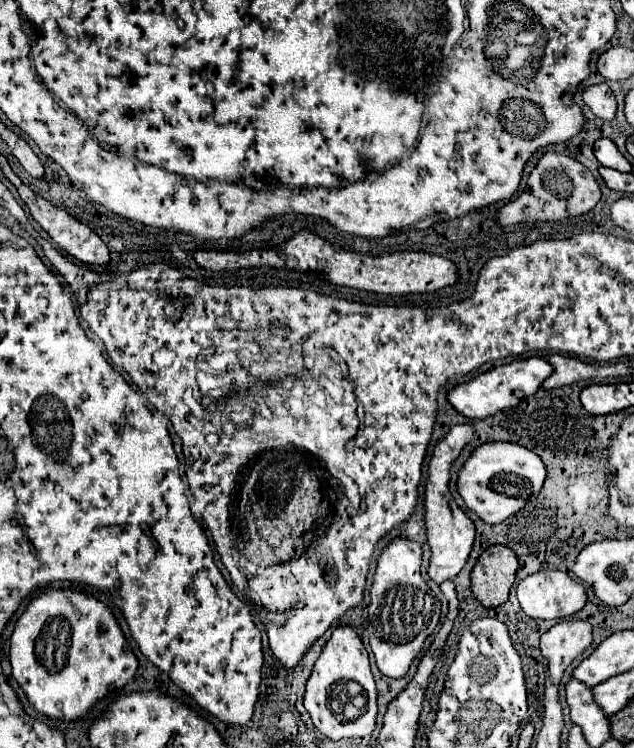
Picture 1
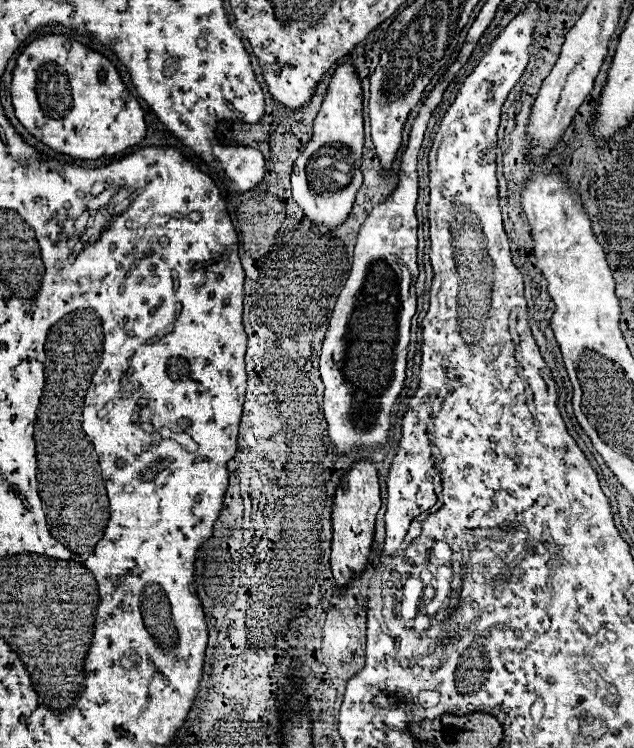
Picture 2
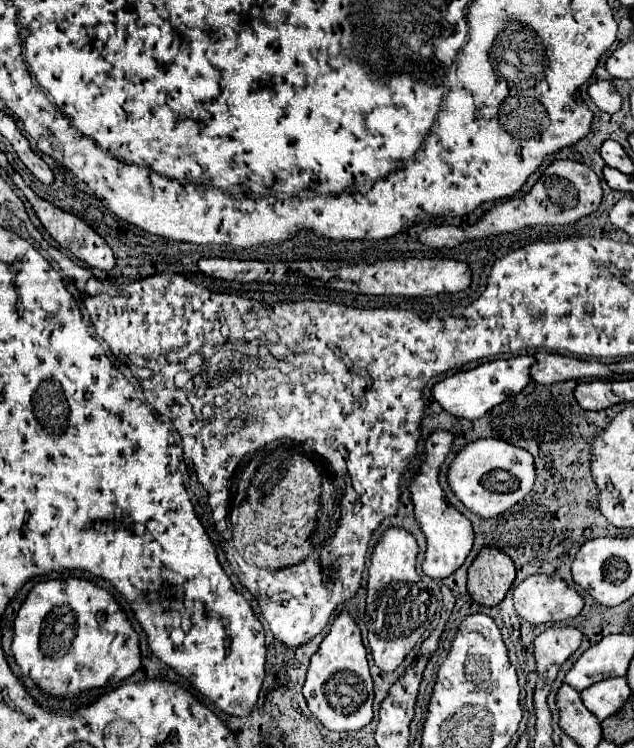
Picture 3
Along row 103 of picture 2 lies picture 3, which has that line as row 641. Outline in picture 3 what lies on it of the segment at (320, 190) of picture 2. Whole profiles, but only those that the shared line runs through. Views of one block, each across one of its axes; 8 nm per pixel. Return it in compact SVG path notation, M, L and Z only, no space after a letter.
M342 612L330 626L328 636L322 640L318 652L310 660L304 684L304 698L310 712L330 732L362 730L372 722L372 676L368 670L366 648L362 644L360 628L348 612Z

